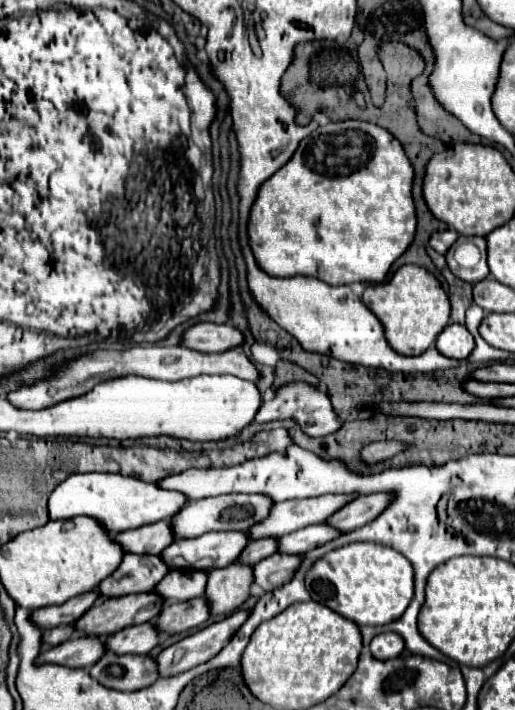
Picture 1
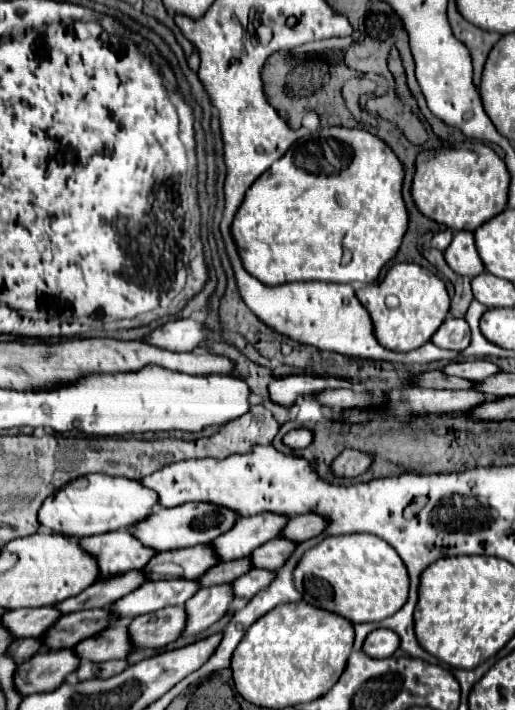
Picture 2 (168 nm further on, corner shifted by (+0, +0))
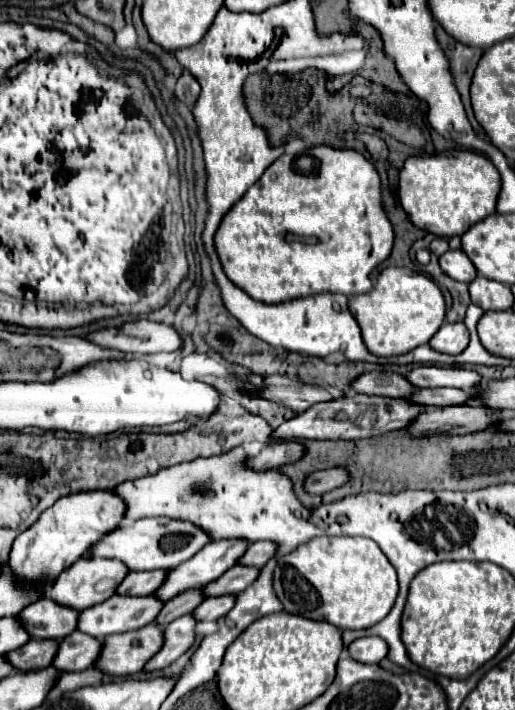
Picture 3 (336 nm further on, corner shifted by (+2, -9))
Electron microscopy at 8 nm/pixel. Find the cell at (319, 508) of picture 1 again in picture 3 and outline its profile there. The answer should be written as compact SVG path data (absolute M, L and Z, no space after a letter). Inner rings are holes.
M221 539L207 543L193 559L169 569L163 585L153 593L161 603L167 603L181 591L205 587L213 579L219 579L229 567L237 563L237 555L247 547L239 539Z

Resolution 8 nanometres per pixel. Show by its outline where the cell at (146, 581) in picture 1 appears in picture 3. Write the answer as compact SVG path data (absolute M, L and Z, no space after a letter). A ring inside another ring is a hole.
M43 597L25 607L17 619L35 639L63 639L65 635L73 633L77 625L77 613L79 611L57 605L49 597Z

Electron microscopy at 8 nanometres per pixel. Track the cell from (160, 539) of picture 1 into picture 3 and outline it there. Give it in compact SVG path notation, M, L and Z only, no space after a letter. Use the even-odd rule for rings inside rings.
M79 559L77 563L73 563L73 567L69 567L69 571L63 571L57 577L57 583L53 583L49 597L65 607L71 607L75 611L83 611L87 607L93 607L105 599L109 599L117 585L121 583L121 579L127 575L129 571L125 569L125 565L121 561L115 559Z

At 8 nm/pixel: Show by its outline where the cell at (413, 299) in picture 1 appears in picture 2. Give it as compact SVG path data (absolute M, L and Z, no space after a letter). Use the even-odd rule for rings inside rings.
M417 264L391 266L381 282L361 288L357 292L357 298L373 320L379 344L395 352L409 352L427 344L449 314L449 294L445 282Z

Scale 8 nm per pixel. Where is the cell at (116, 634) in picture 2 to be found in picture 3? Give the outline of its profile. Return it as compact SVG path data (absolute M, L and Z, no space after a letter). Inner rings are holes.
M73 631L59 641L59 649L51 665L61 671L83 671L93 665L97 651L101 651L101 643L95 637Z

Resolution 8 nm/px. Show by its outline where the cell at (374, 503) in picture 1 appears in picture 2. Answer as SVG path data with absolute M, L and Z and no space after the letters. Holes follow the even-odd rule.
M301 514L289 520L289 524L283 530L283 536L295 542L305 542L309 538L319 536L323 530L327 530L327 526L329 526L329 520L319 514Z

